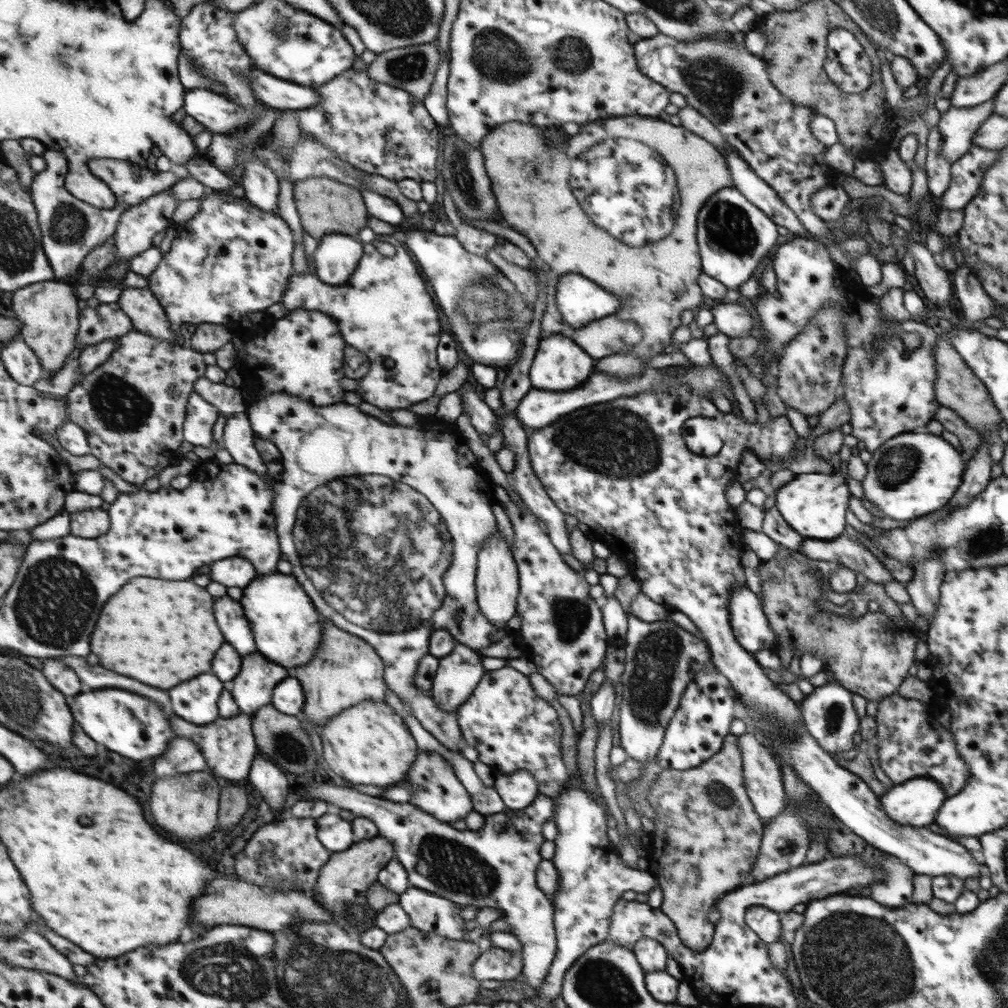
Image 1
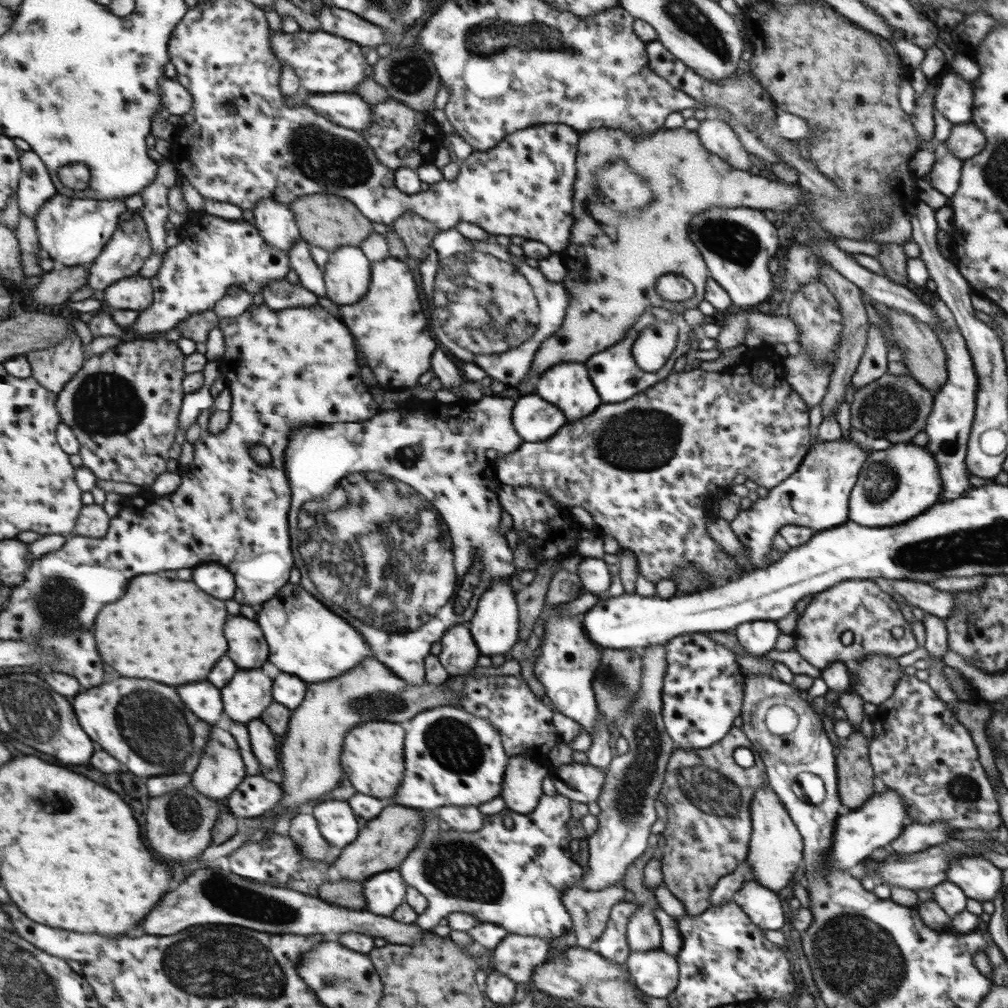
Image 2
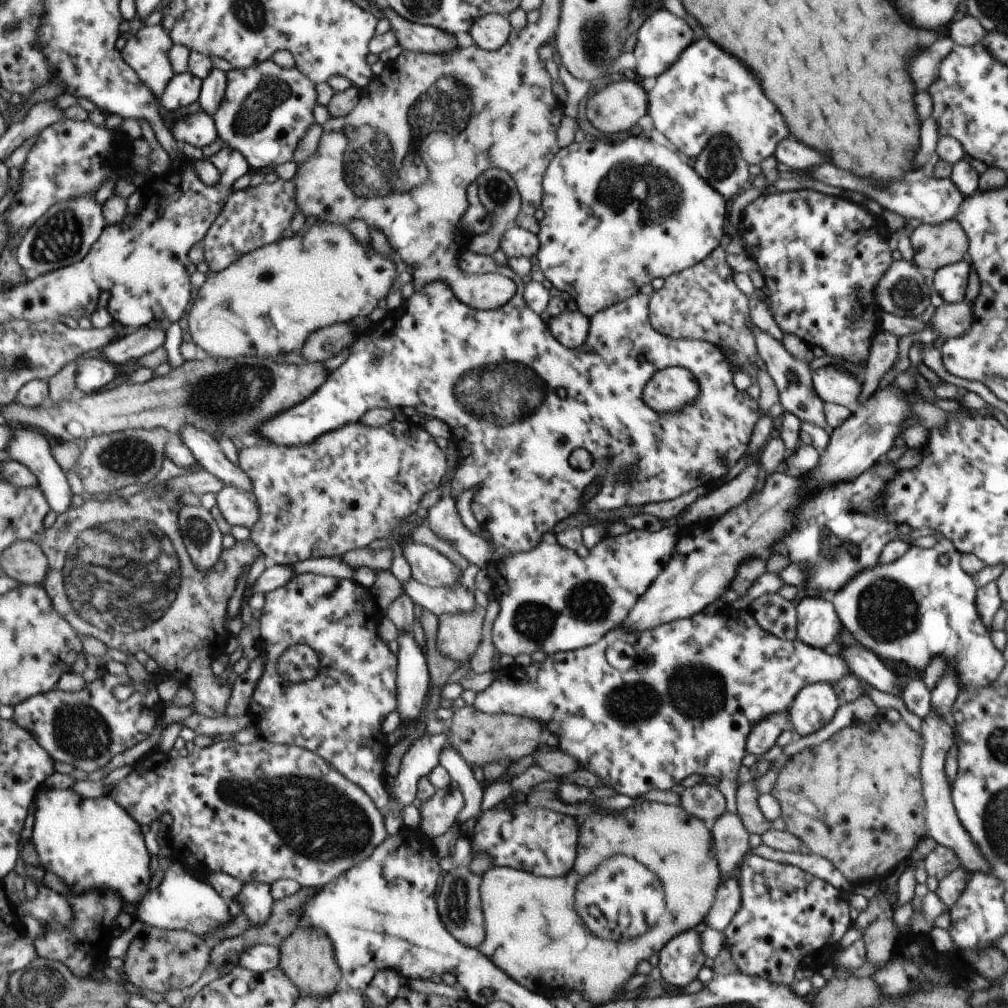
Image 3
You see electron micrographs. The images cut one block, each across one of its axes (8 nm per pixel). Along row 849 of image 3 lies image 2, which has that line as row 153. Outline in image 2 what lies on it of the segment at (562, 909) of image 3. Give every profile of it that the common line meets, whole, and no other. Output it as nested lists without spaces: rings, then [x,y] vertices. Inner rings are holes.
[[[661,127],[657,131],[653,131],[643,136],[633,136],[630,133],[616,130],[616,128],[595,128],[593,131],[579,134],[579,141],[577,142],[576,151],[575,180],[573,180],[573,198],[571,198],[573,199],[573,208],[571,208],[571,214],[573,214],[573,216],[571,216],[573,217],[573,224],[571,224],[571,228],[569,228],[569,240],[567,240],[567,246],[565,246],[565,248],[559,252],[561,262],[563,262],[563,266],[565,266],[566,270],[566,274],[561,283],[563,283],[565,288],[568,289],[569,296],[571,296],[570,304],[565,311],[563,326],[560,327],[560,331],[556,331],[551,337],[549,337],[549,340],[546,339],[537,350],[537,356],[535,356],[533,364],[531,364],[528,378],[523,381],[518,389],[518,392],[523,390],[523,394],[534,392],[536,388],[535,380],[543,375],[541,372],[545,372],[545,370],[553,366],[553,364],[559,364],[559,362],[585,362],[585,360],[588,360],[589,356],[591,356],[593,352],[601,352],[601,350],[605,350],[607,346],[611,348],[613,345],[619,343],[621,340],[623,340],[624,336],[627,335],[627,331],[632,328],[633,323],[637,322],[637,319],[640,318],[641,314],[644,314],[644,310],[647,307],[665,307],[665,309],[677,311],[674,308],[683,306],[683,308],[687,310],[688,308],[697,306],[697,304],[703,300],[703,287],[707,286],[707,280],[709,277],[708,267],[705,264],[704,257],[700,252],[700,249],[697,249],[695,242],[688,237],[688,222],[695,218],[696,214],[699,214],[699,212],[708,211],[709,208],[713,207],[743,207],[760,209],[761,211],[764,209],[769,209],[782,216],[789,212],[789,210],[794,209],[796,206],[800,204],[803,205],[806,198],[804,190],[798,184],[793,185],[784,182],[779,183],[777,181],[762,177],[761,175],[753,175],[748,171],[742,171],[741,169],[733,168],[728,162],[721,160],[721,158],[717,155],[710,153],[708,149],[704,147],[703,143],[699,140],[697,134],[694,131],[691,132],[689,130],[685,130],[683,127]],[[597,174],[599,174],[599,176],[597,176]],[[649,190],[651,190],[651,192],[649,192]],[[595,192],[597,192],[601,198],[605,198],[605,202],[611,202],[611,206],[613,206],[613,208],[617,208],[617,210],[639,208],[639,206],[643,206],[643,204],[647,204],[647,202],[649,202],[649,198],[651,198],[651,202],[649,202],[649,206],[645,206],[645,208],[631,210],[629,214],[619,214],[619,212],[613,212],[613,210],[605,208],[605,206],[601,204],[601,200],[595,196]],[[587,196],[589,196],[589,210],[587,210]],[[591,202],[595,202],[595,204],[591,204]],[[591,206],[595,206],[595,208],[591,208]],[[605,226],[609,226],[609,238],[607,238],[607,234],[605,234],[605,230],[603,230]],[[665,274],[679,275],[689,280],[689,282],[691,282],[691,284],[694,286],[694,293],[691,295],[691,298],[681,300],[681,302],[678,304],[675,301],[669,301],[661,298],[661,296],[657,294],[657,291],[655,291],[655,282],[657,282],[657,279],[660,276]]]

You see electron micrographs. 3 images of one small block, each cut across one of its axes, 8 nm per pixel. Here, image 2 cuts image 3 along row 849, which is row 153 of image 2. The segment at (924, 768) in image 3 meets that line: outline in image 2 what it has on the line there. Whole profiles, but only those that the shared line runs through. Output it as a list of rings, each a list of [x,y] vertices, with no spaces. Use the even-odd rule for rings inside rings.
[[[971,122],[953,124],[949,137],[941,145],[949,150],[954,158],[964,161],[981,152],[985,145],[985,138]]]

